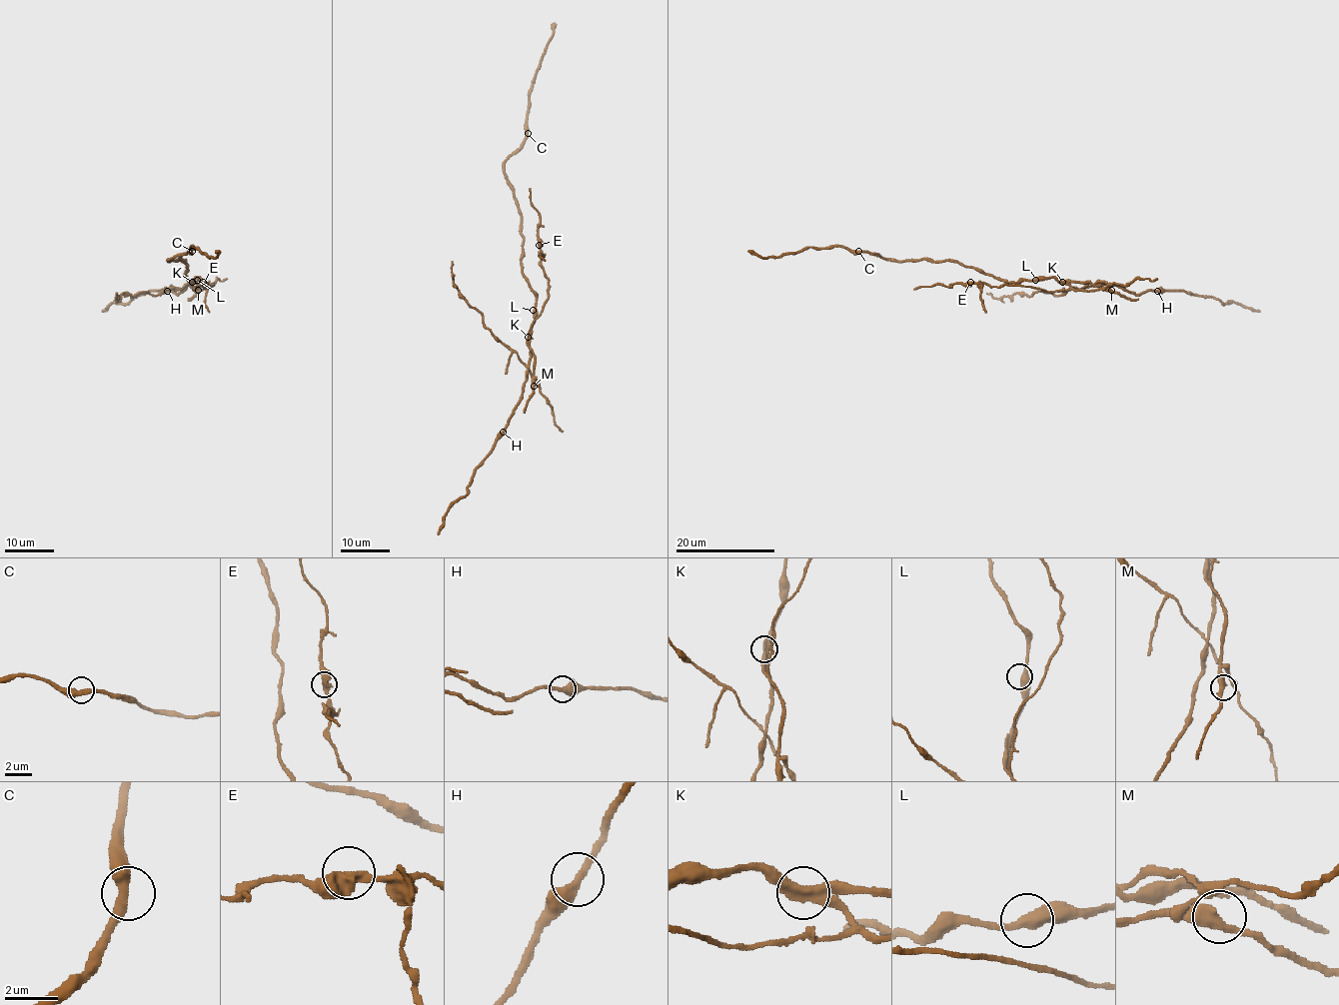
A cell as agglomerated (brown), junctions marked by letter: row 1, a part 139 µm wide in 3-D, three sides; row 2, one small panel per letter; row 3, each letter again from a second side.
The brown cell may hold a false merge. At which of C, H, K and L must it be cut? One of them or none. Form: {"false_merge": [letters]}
{"false_merge": ["K"]}

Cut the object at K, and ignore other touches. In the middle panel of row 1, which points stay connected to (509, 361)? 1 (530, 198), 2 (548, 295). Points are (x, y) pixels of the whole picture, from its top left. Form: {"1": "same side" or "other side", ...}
{"1": "same side", "2": "same side"}

